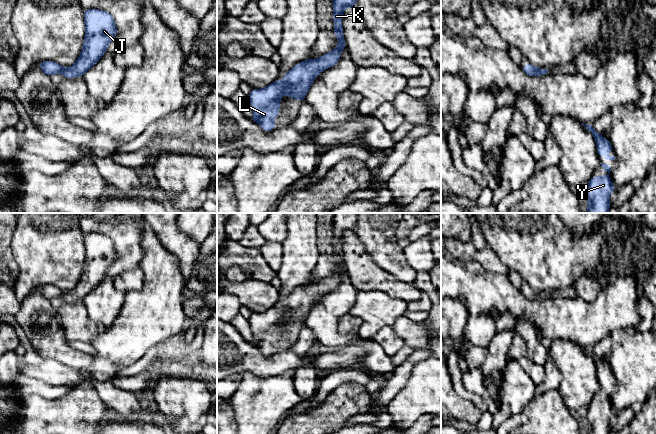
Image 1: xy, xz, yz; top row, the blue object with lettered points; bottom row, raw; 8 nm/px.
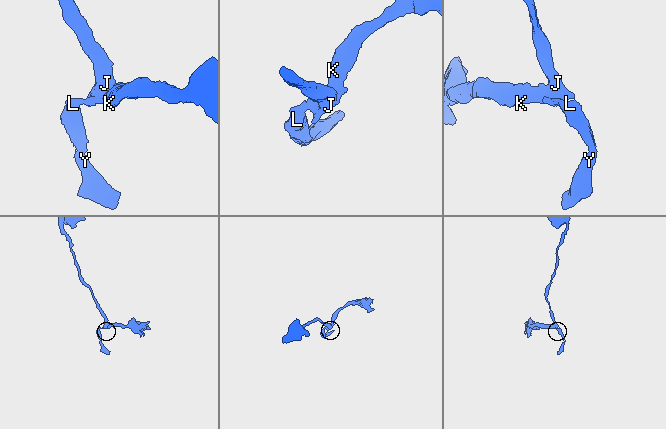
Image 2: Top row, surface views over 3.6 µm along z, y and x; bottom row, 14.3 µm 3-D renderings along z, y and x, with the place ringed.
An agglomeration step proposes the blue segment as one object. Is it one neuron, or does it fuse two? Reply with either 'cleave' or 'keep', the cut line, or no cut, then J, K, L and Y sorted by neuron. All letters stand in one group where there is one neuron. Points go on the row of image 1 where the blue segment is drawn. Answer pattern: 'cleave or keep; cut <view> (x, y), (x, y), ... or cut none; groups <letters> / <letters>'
keep; cut none; groups J K L Y

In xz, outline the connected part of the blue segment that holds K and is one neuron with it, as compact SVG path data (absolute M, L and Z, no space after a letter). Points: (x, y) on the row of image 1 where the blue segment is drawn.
M333 0L334 33L338 39L338 46L335 49L319 59L309 58L296 64L284 74L283 81L275 80L266 88L253 88L249 93L248 97L253 110L252 120L264 131L269 132L276 127L274 120L279 113L280 99L283 94L302 101L315 77L338 63L342 50L346 48L342 27L343 10L355 5L356 0Z

